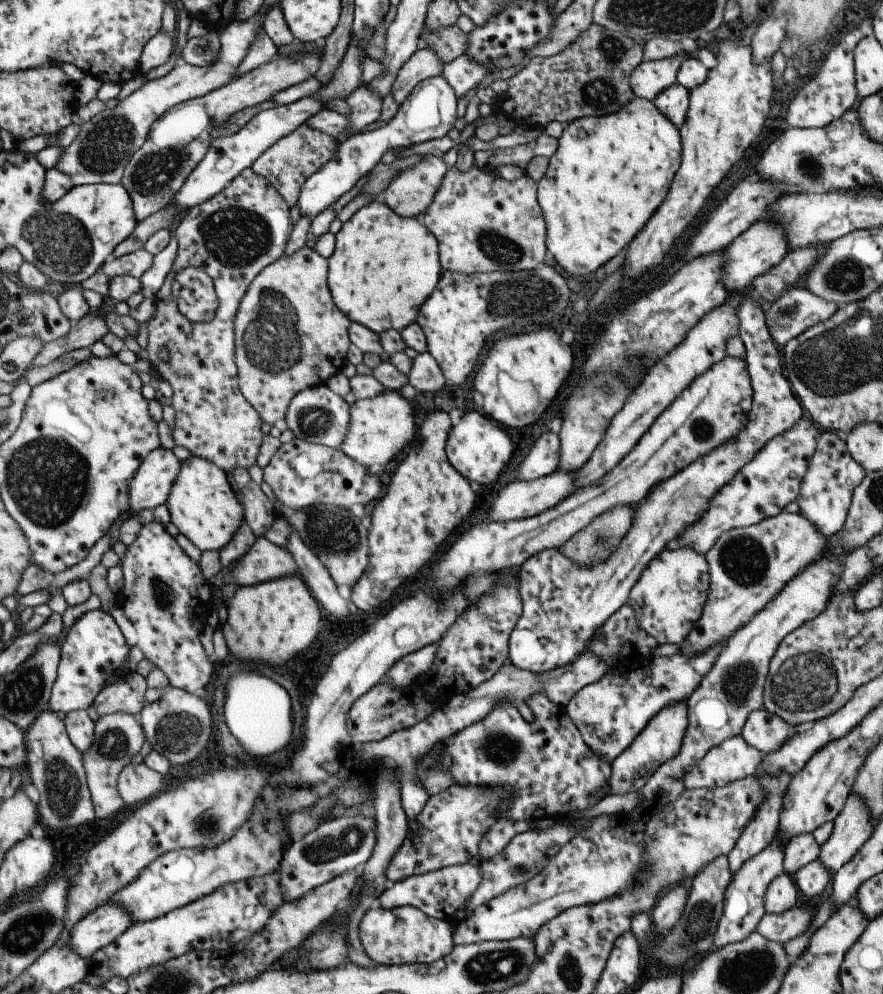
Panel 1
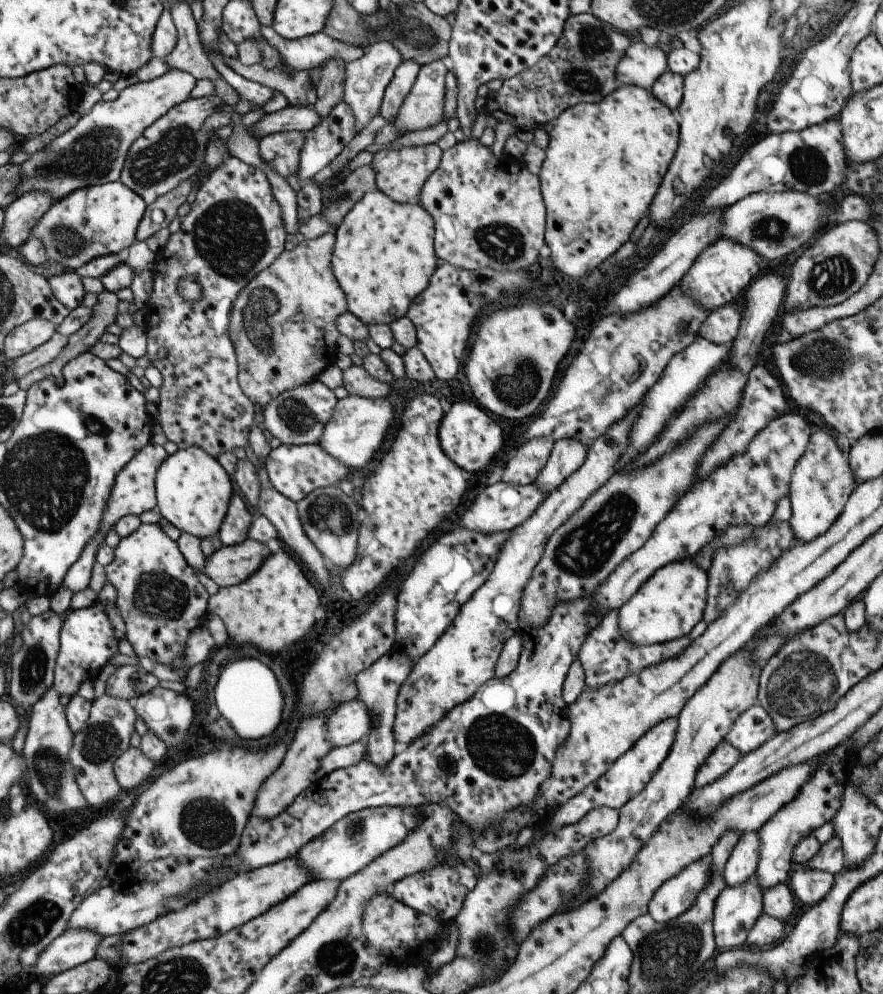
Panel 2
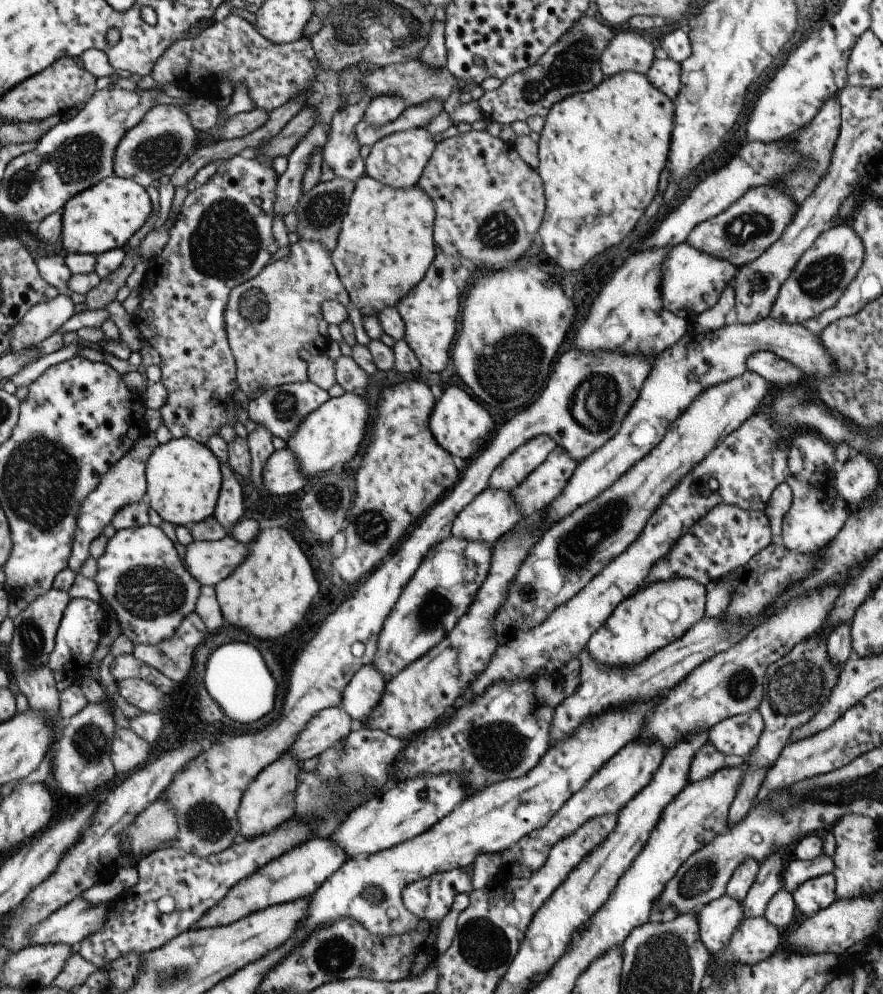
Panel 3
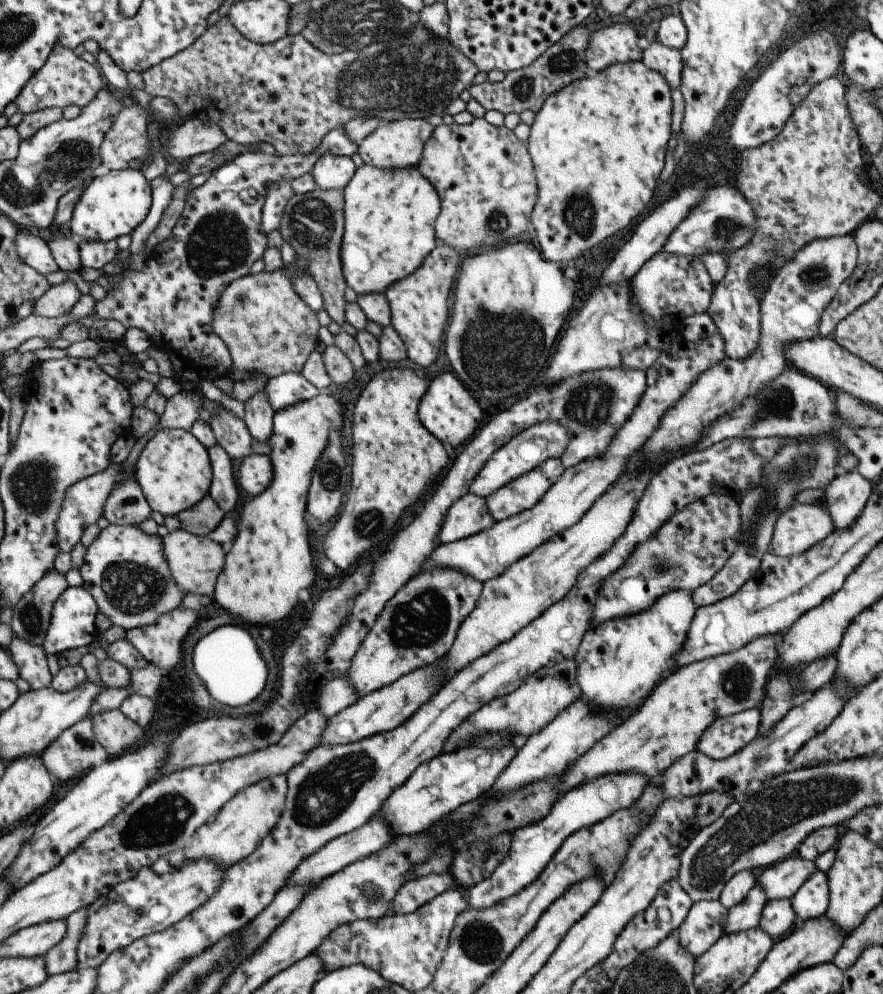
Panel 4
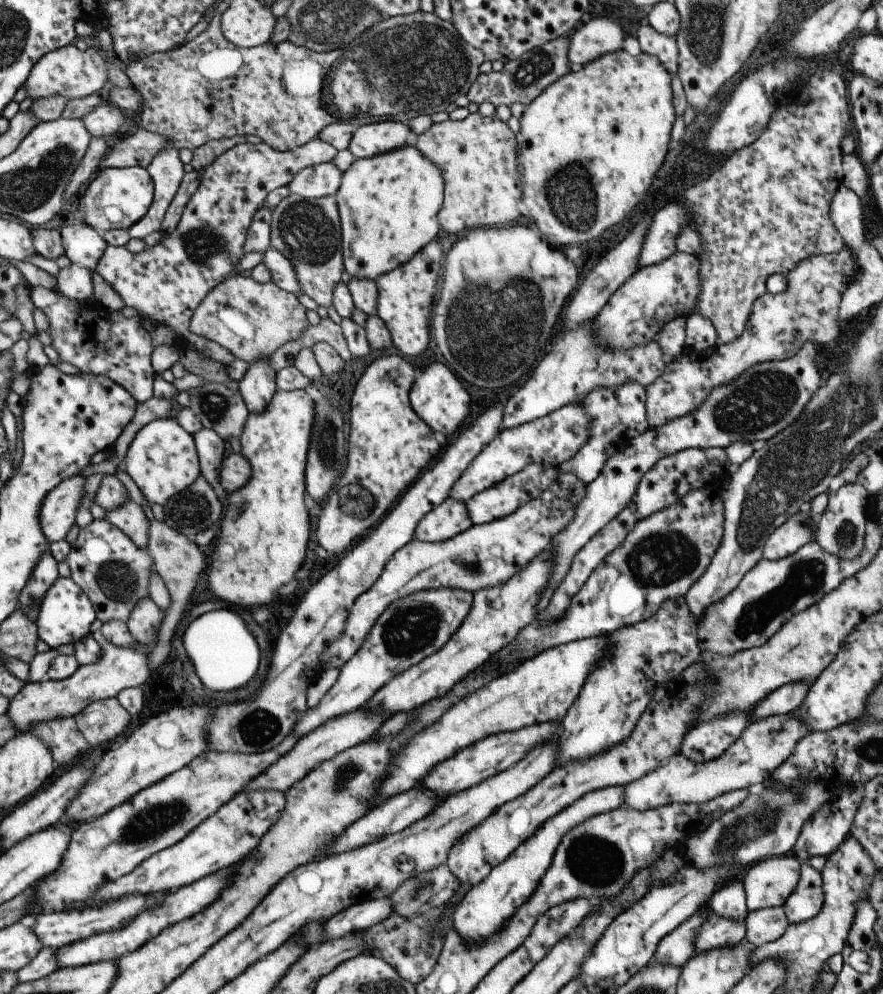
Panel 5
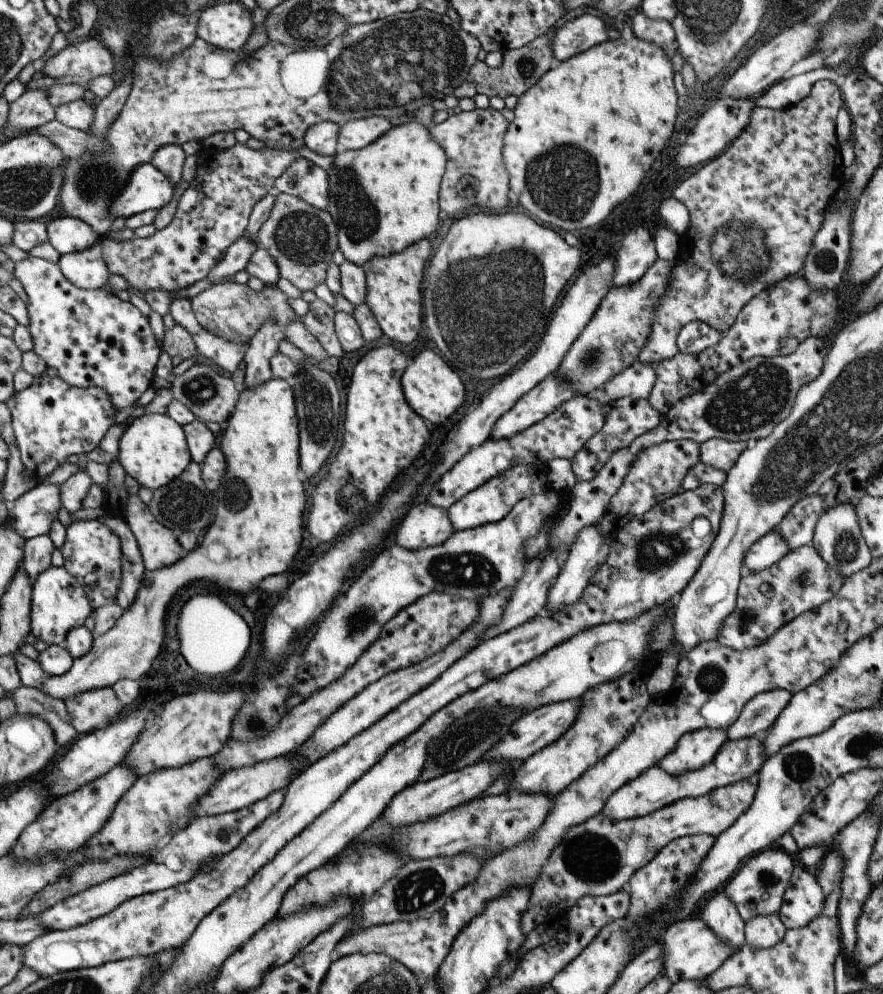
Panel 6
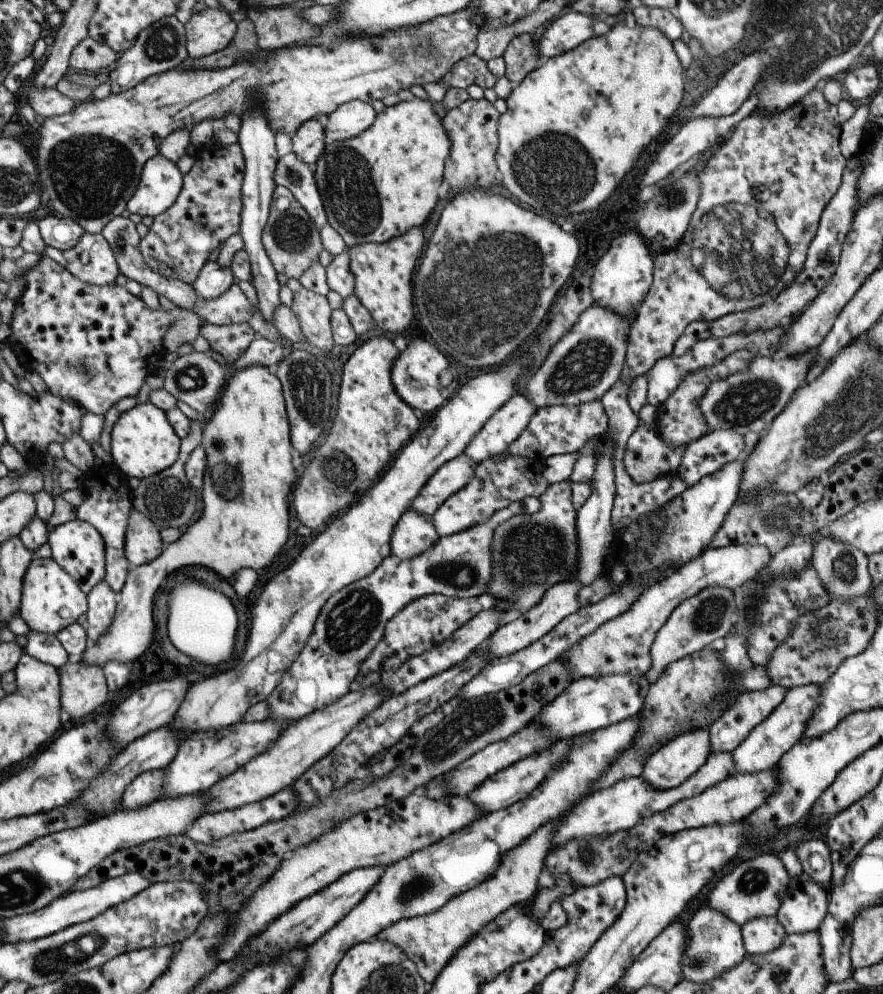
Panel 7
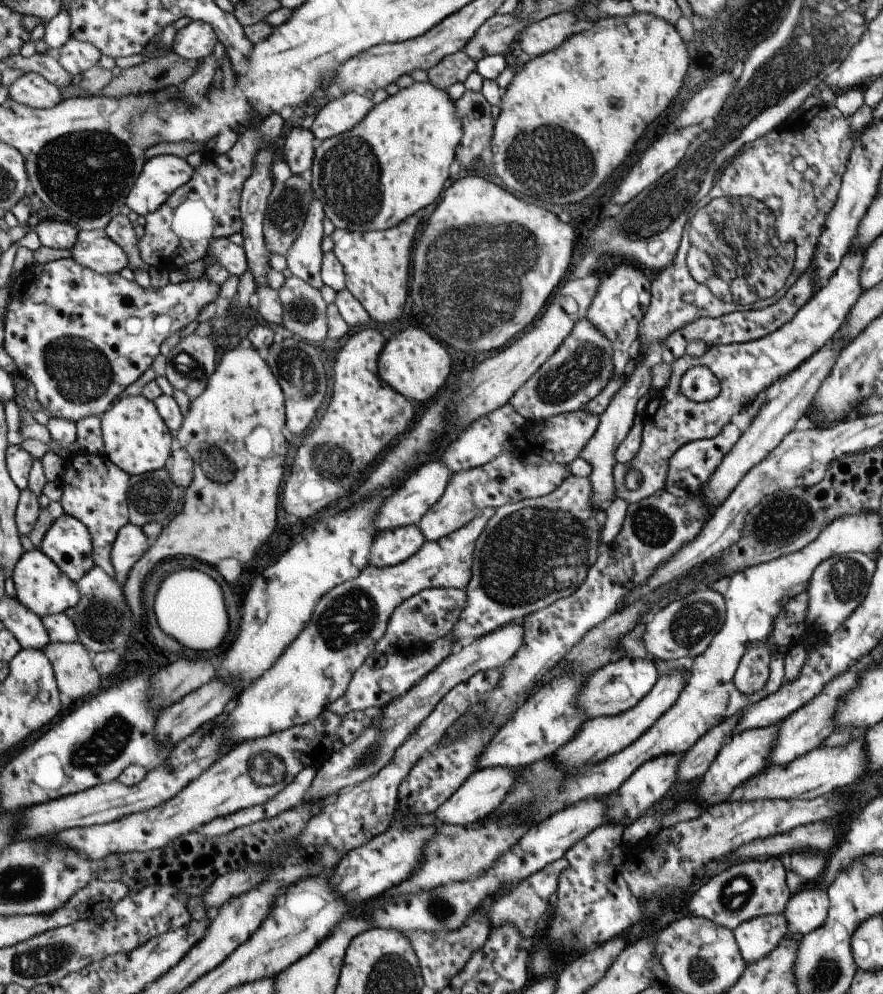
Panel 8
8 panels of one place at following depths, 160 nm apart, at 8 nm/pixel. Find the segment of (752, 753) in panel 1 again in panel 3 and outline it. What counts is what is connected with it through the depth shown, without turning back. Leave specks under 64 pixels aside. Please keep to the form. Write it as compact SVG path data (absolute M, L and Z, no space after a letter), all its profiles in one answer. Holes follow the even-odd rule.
M707 742L693 755L688 772L688 782L704 779L724 768L740 766L743 762L744 757L724 755Z

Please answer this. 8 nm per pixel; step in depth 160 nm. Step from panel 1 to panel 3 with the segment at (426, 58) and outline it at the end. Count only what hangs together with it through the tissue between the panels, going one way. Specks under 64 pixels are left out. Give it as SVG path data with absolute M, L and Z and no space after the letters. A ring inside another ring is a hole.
M396 94L375 95L364 112L362 118L368 125L376 127L393 122L406 108L406 100Z

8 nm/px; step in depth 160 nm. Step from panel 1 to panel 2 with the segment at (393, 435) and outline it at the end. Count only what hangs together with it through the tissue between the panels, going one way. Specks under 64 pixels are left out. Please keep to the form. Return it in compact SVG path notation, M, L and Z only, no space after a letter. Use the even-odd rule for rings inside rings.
M348 395L336 402L331 419L325 423L317 444L346 467L361 468L371 460L371 456L381 446L391 422L393 422L393 407L385 397L366 399Z

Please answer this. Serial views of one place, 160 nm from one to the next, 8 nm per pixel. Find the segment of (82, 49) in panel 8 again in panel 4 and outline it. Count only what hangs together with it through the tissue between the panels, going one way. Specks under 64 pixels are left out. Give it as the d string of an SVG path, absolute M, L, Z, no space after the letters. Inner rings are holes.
M55 44L43 66L35 72L23 89L14 99L17 112L22 115L44 110L45 108L58 107L63 110L68 105L85 107L103 86L102 72L98 65L92 66L80 58L77 51L71 51L59 44Z

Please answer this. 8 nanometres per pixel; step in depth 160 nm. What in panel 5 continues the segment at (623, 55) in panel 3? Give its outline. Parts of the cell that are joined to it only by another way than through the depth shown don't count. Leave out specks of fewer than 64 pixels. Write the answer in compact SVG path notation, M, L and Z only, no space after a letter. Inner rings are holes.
M593 18L579 24L572 33L568 38L567 58L574 70L599 57L623 50L624 32L618 23L607 18Z

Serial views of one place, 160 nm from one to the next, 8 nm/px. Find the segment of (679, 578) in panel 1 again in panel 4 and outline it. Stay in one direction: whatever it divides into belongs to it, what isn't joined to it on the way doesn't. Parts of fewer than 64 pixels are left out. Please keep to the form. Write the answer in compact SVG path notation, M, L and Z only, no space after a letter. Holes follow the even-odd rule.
M671 590L641 614L589 627L573 658L580 697L597 708L637 708L663 678L677 669L672 656L686 639L696 610L691 594L689 590Z

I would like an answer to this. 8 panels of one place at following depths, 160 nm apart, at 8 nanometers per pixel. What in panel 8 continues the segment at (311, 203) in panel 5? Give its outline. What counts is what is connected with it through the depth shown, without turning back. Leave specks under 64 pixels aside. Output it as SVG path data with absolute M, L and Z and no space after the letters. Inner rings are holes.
M292 175L278 187L274 187L270 195L267 209L263 214L263 242L267 253L284 256L285 252L289 250L289 246L299 236L314 195L311 191L311 184L298 175Z

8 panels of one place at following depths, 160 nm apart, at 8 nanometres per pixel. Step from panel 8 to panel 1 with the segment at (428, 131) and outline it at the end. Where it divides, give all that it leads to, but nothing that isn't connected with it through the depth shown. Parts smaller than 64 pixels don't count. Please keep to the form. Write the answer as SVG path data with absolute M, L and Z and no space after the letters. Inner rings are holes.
M373 200L358 208L334 234L334 249L328 257L326 285L333 304L350 322L380 335L388 330L398 333L414 322L417 311L437 286L442 268L438 261L436 238L416 217L397 216L385 203Z

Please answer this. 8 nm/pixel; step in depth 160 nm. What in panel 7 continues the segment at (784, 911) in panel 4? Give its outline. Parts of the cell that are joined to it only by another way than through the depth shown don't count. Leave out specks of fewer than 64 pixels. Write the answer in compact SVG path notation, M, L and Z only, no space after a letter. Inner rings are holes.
M757 917L740 926L742 943L747 954L771 952L783 942L786 932L776 917Z

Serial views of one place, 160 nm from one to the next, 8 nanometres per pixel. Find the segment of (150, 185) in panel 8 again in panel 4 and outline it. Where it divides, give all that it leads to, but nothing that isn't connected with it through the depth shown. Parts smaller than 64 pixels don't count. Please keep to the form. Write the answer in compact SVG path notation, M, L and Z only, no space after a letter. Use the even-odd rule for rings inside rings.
M121 168L109 170L98 178L92 178L85 184L82 194L73 206L69 230L72 238L80 240L113 241L118 236L130 234L147 216L151 205L150 182L143 177L141 170Z

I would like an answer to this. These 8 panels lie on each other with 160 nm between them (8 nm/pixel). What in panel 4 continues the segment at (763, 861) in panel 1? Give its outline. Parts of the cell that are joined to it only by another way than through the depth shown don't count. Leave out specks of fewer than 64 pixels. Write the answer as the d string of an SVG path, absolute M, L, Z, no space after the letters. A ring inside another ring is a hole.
M718 901L692 903L675 934L681 946L693 957L698 957L723 935L725 912Z

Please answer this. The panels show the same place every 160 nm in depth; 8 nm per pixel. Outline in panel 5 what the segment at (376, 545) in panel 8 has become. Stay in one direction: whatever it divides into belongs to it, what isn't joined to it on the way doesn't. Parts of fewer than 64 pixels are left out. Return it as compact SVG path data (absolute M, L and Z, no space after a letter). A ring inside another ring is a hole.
M447 497L440 505L425 514L415 527L415 539L430 543L443 542L472 524L465 503Z

